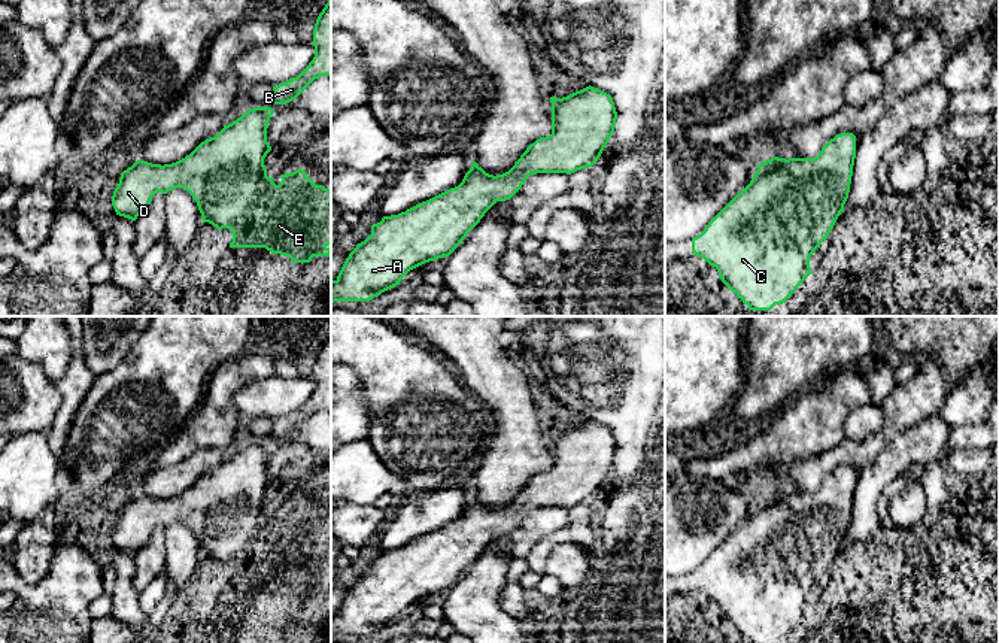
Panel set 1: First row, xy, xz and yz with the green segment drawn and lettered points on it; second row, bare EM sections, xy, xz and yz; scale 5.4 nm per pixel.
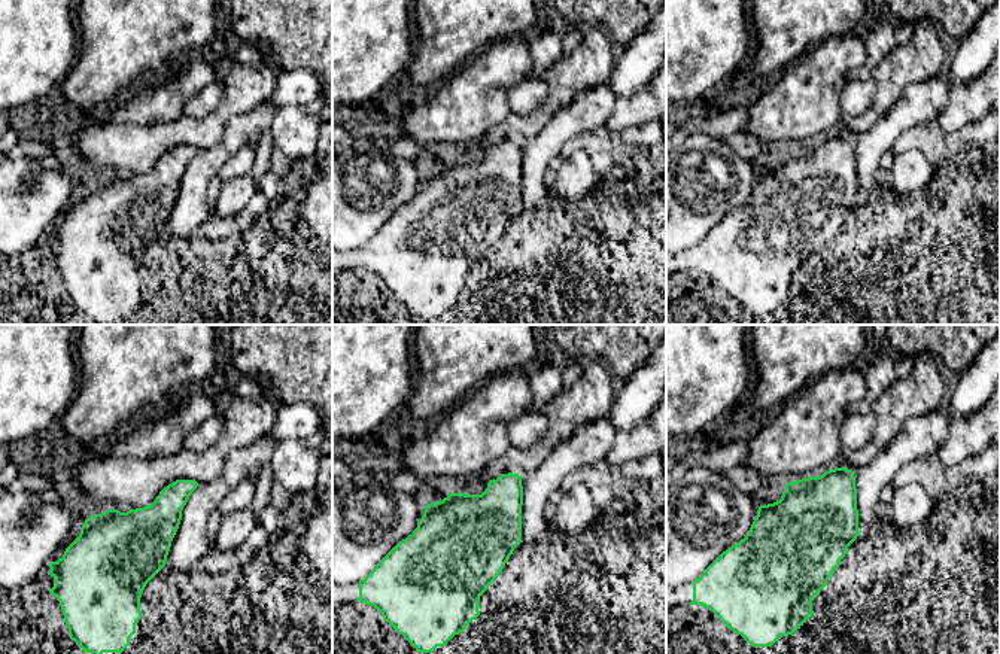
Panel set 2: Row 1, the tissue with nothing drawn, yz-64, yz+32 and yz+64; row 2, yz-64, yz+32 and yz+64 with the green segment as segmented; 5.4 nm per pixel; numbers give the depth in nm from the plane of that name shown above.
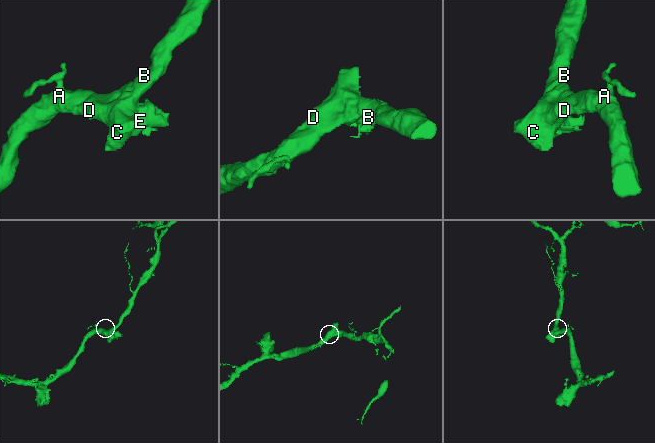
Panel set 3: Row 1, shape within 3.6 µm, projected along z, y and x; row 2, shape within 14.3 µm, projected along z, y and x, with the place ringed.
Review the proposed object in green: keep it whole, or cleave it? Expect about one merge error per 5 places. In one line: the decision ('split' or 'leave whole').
leave whole

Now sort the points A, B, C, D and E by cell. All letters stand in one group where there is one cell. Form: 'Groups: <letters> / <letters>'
Groups: A B C D E

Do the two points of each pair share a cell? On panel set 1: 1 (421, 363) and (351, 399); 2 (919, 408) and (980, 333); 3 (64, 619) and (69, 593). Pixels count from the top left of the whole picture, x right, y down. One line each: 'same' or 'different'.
1: different
2: different
3: same

